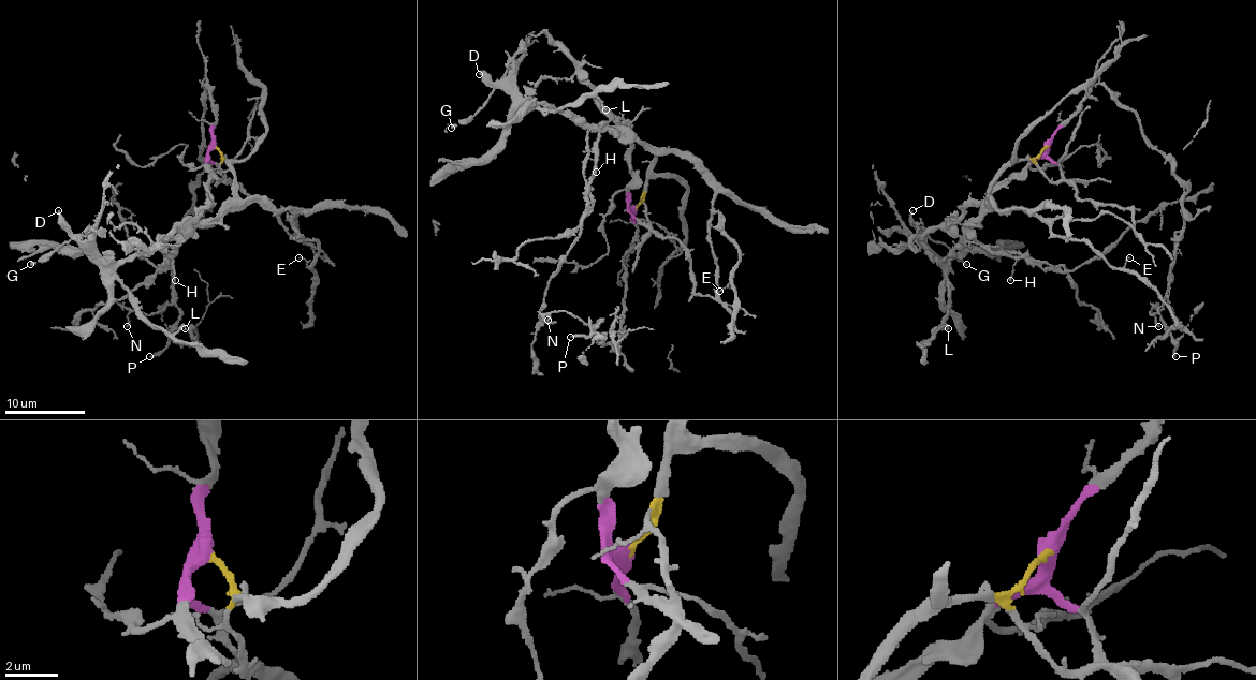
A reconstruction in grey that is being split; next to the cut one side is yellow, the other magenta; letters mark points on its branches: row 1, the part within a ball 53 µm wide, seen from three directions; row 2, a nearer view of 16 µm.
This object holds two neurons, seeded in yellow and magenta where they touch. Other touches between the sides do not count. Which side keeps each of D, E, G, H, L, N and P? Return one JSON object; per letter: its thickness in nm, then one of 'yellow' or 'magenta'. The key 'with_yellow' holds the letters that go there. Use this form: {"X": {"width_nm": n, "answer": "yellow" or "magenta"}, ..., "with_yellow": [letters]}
{"D": {"width_nm": 240, "answer": "yellow"}, "E": {"width_nm": 80, "answer": "yellow"}, "G": {"width_nm": 200, "answer": "yellow"}, "H": {"width_nm": 120, "answer": "magenta"}, "L": {"width_nm": 160, "answer": "yellow"}, "N": {"width_nm": 130, "answer": "magenta"}, "P": {"width_nm": 190, "answer": "magenta"}, "with_yellow": ["D", "E", "G", "L"]}

